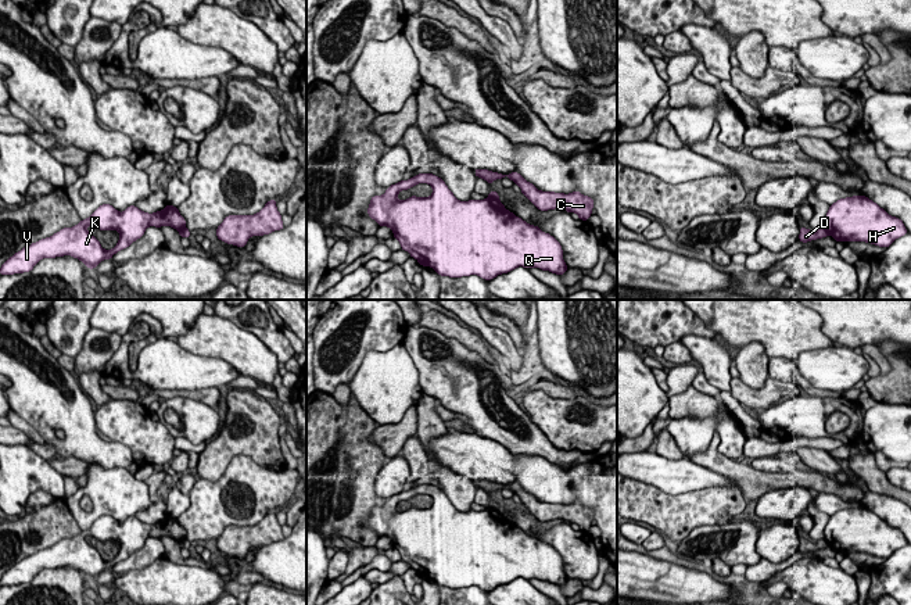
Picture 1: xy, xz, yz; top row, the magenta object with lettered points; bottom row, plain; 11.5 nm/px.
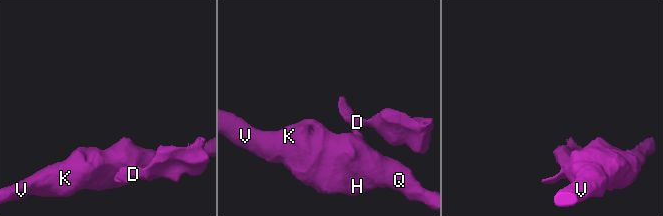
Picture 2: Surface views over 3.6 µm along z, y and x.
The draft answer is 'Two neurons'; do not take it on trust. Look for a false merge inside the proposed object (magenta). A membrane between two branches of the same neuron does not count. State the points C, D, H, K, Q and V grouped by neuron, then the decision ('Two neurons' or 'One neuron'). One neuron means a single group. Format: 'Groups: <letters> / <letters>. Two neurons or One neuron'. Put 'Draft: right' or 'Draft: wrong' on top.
Draft: right
Groups: C D / H K Q V. Two neurons

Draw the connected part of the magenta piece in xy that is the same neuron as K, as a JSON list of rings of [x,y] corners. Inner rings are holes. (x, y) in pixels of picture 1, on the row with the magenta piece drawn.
[[[103,204],[87,218],[72,228],[64,228],[50,237],[42,239],[10,257],[0,268],[0,275],[24,273],[43,258],[71,255],[94,269],[101,261],[129,247],[140,239],[148,226],[171,226],[177,232],[186,229],[186,219],[177,207],[168,204],[164,210],[148,214],[136,205],[119,212],[110,204]],[[87,226],[98,230],[116,230],[119,240],[112,250],[104,250],[100,241],[87,232]]]

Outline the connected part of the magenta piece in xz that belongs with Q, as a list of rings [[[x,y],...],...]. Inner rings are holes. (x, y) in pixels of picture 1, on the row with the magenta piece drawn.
[[[419,173],[391,185],[383,196],[370,198],[367,215],[379,226],[388,226],[401,243],[401,248],[416,258],[422,266],[430,266],[441,276],[477,275],[491,280],[519,266],[539,268],[559,276],[569,269],[563,259],[562,246],[553,236],[538,226],[528,225],[496,198],[458,200],[445,182],[433,173]],[[419,183],[430,185],[433,194],[398,200],[401,190],[409,190]]]

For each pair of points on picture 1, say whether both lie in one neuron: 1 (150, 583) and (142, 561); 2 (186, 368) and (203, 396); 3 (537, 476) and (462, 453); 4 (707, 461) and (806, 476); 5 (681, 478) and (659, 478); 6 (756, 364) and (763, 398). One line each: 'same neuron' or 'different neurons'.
1: different neurons
2: different neurons
3: same neuron
4: same neuron
5: same neuron
6: different neurons

